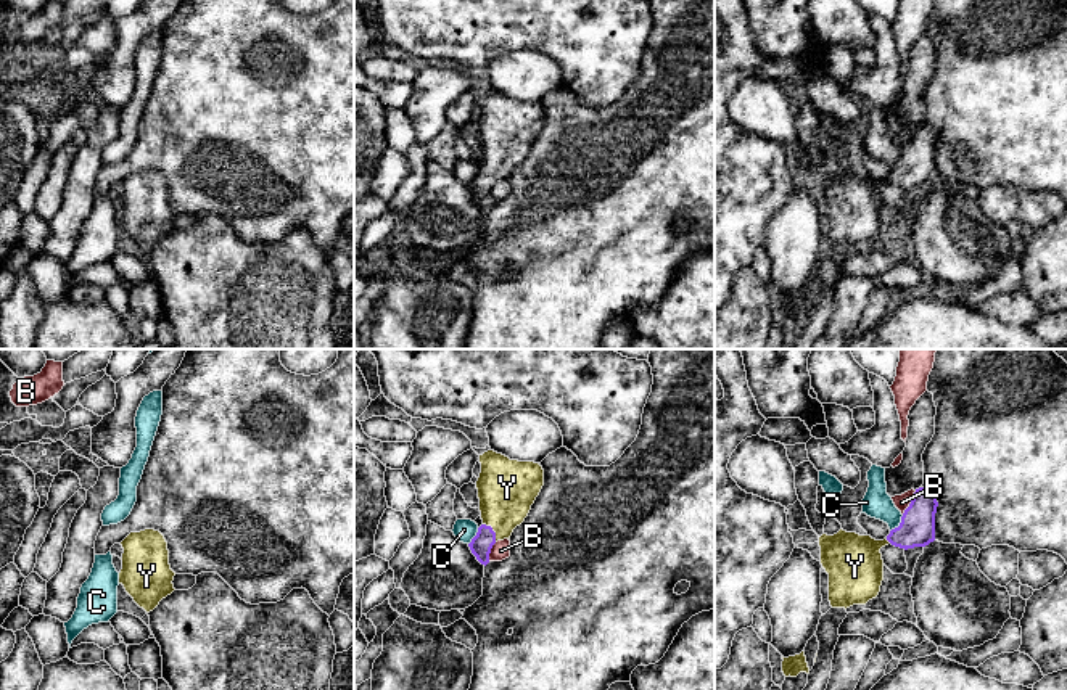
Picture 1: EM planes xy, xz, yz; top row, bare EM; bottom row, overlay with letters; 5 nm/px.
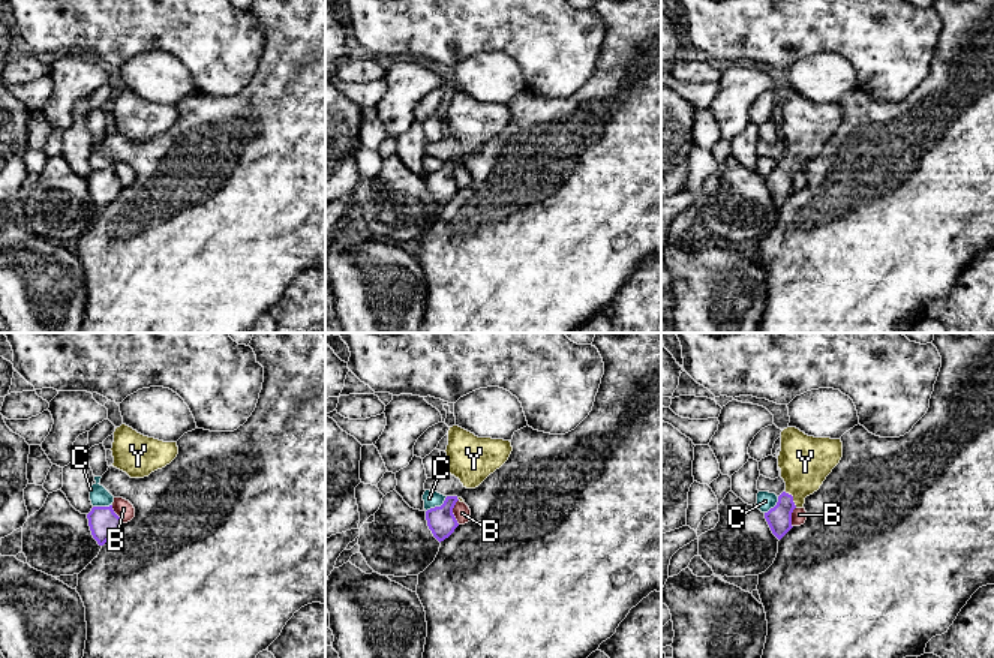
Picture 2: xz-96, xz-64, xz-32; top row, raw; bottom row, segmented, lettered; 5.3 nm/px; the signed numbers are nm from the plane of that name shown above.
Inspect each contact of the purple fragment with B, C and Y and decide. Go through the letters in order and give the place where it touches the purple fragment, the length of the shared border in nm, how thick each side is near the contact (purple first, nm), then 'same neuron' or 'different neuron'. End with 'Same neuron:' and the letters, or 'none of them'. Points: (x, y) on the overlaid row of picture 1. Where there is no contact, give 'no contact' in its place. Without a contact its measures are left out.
B: meets purple in yz at (911, 502); contact 140 nm long; 180 nm thick on the purple side, 80 nm on the other; different neuron
C: meets purple in yz at (900, 525); contact 110 nm long; 180 nm thick on the purple side, 150 nm on the other; different neuron
Y: meets purple in xz at (493, 531); contact 120 nm long; 110 nm thick on the purple side, 280 nm on the other; same neuron
Same neuron: Y

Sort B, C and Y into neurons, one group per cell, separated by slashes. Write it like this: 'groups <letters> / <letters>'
groups B / C / Y

